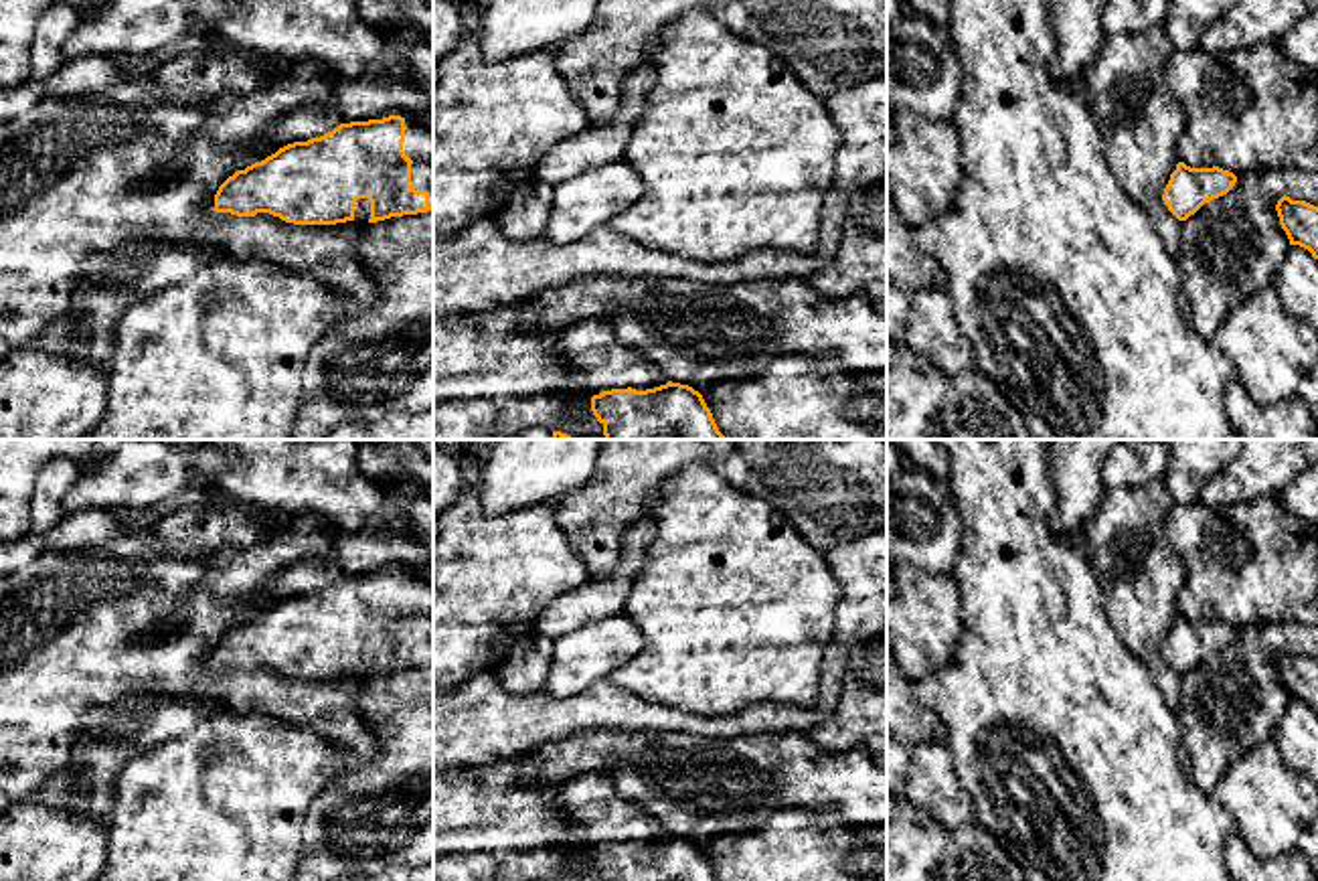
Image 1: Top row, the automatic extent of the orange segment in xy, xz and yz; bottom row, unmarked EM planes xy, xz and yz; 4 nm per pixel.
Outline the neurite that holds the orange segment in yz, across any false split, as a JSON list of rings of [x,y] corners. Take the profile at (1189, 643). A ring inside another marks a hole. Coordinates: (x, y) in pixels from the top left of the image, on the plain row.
[[[1178,616],[1164,642],[1162,654],[1178,674],[1186,674],[1205,656],[1227,648],[1235,636],[1237,630],[1219,620],[1190,622]]]

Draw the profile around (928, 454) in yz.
[[[893,439],[901,456],[929,474],[948,480],[950,462],[943,448],[935,439]]]

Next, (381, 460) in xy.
[[[358,439],[358,464],[379,482],[413,476],[433,488],[433,460],[415,439]]]

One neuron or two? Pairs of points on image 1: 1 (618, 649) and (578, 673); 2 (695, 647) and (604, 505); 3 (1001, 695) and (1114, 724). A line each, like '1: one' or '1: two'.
1: one
2: two
3: one

